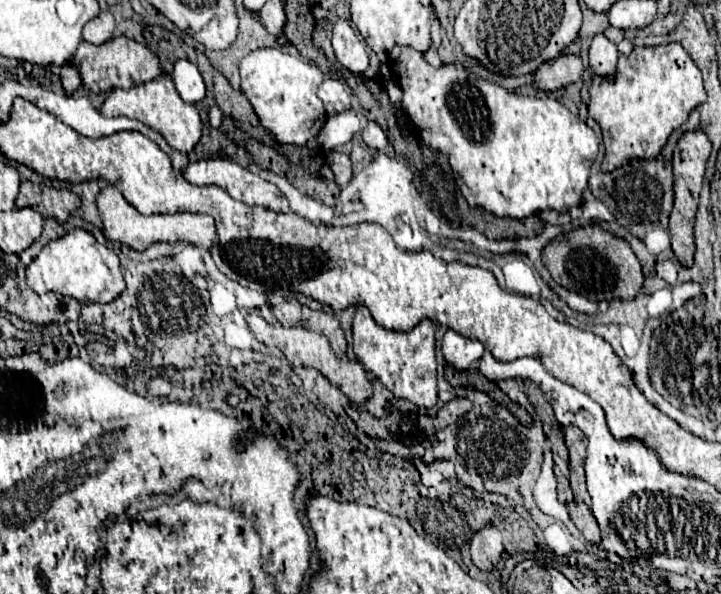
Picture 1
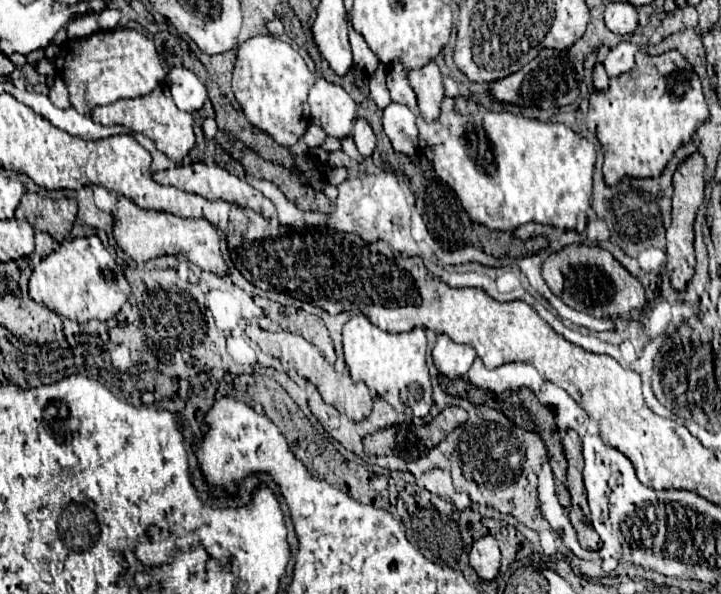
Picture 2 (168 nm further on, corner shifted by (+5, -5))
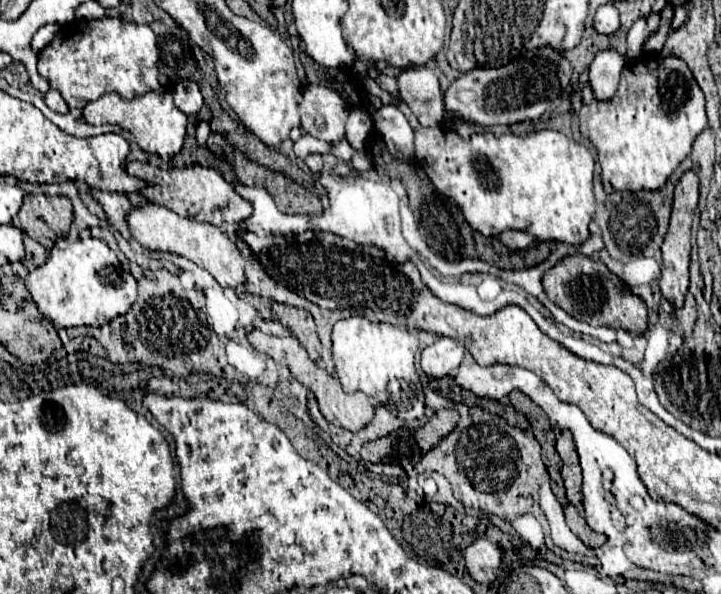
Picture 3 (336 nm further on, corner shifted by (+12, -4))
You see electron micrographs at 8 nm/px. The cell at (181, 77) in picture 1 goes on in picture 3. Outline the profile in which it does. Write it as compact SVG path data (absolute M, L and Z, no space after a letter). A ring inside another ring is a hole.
M180 81L174 87L174 105L186 113L186 115L194 115L200 111L200 107L204 105L204 99L200 95L200 89L194 81Z

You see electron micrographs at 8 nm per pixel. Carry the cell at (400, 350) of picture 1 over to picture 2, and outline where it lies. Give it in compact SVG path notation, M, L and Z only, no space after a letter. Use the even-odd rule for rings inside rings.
M363 314L353 316L343 326L343 352L351 378L355 382L365 382L371 392L407 416L427 416L433 406L429 368L425 364L425 346L427 338L423 328L391 334L373 326Z

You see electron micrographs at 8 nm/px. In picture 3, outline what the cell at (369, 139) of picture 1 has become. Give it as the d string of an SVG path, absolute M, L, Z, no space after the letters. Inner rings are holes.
M352 109L346 121L346 139L356 149L364 149L364 141L372 129L372 115L366 109Z

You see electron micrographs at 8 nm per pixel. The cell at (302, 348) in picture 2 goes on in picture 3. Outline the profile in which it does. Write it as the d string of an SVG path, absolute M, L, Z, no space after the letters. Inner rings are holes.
M254 329L250 335L248 335L247 339L261 354L270 356L277 364L287 366L290 373L292 373L302 385L306 385L308 389L312 389L314 395L316 395L316 399L318 399L318 407L320 407L322 415L324 415L328 421L332 421L334 425L340 425L340 427L344 427L344 429L348 429L348 431L358 431L358 429L366 427L366 425L372 421L372 417L374 417L374 407L372 407L370 399L368 399L364 393L360 393L360 391L348 395L348 393L342 389L342 385L340 385L338 379L334 379L330 373L326 373L324 369L320 369L320 367L308 357L306 349L300 345L300 341L296 341L296 337L292 335L288 337L272 337Z

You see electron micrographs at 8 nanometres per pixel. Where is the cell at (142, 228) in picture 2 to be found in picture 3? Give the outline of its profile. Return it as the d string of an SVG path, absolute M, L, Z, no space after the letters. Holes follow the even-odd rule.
M144 203L138 207L132 207L126 215L126 223L130 229L130 235L150 251L168 251L180 257L190 259L198 267L206 269L222 287L238 287L244 283L244 261L236 245L214 225L210 223L198 223L186 217L176 215L174 211L156 205L156 203Z

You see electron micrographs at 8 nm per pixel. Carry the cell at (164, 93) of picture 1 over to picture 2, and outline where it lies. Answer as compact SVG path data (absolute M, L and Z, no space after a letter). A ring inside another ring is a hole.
M159 84L149 96L143 96L137 100L119 100L119 102L113 102L107 106L97 106L91 116L97 124L103 124L103 126L121 124L121 126L131 128L133 132L145 134L147 138L151 138L155 142L159 152L163 152L167 158L171 158L177 164L189 154L189 150L195 144L193 116L189 112L181 112L175 106L167 84Z

